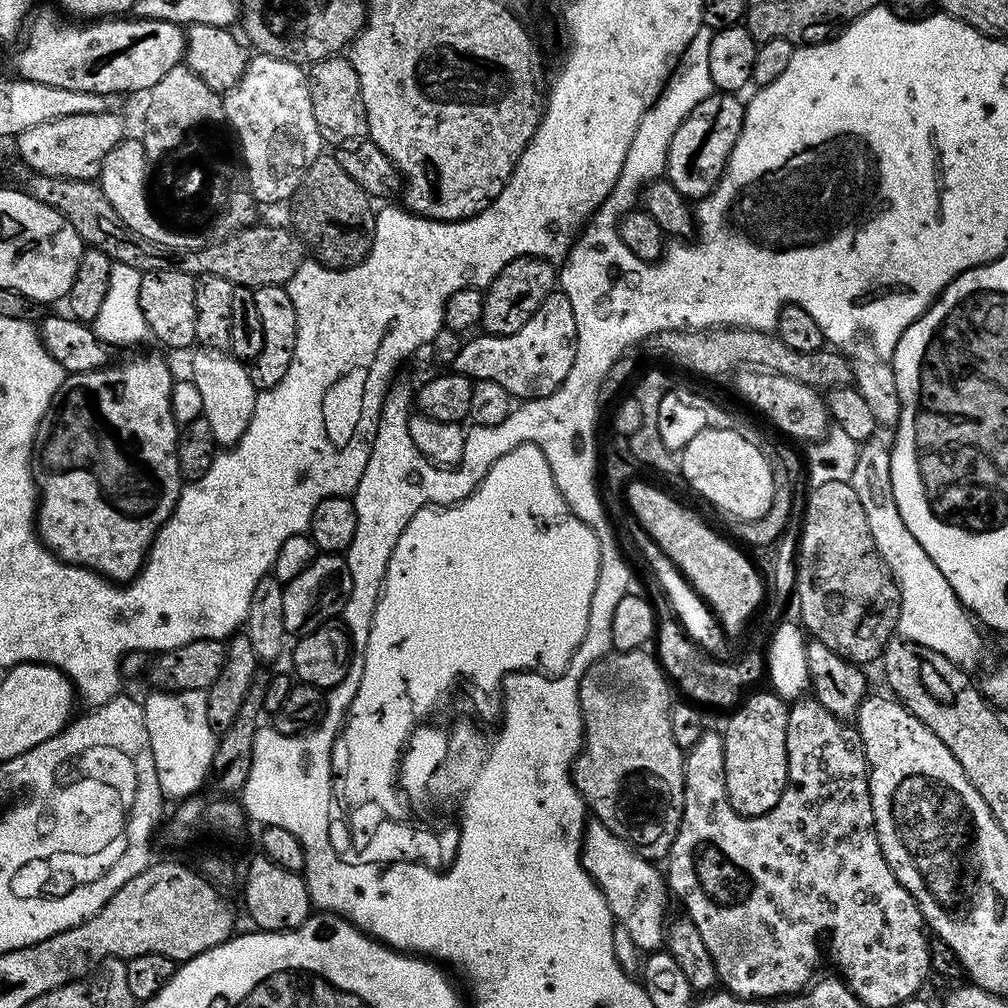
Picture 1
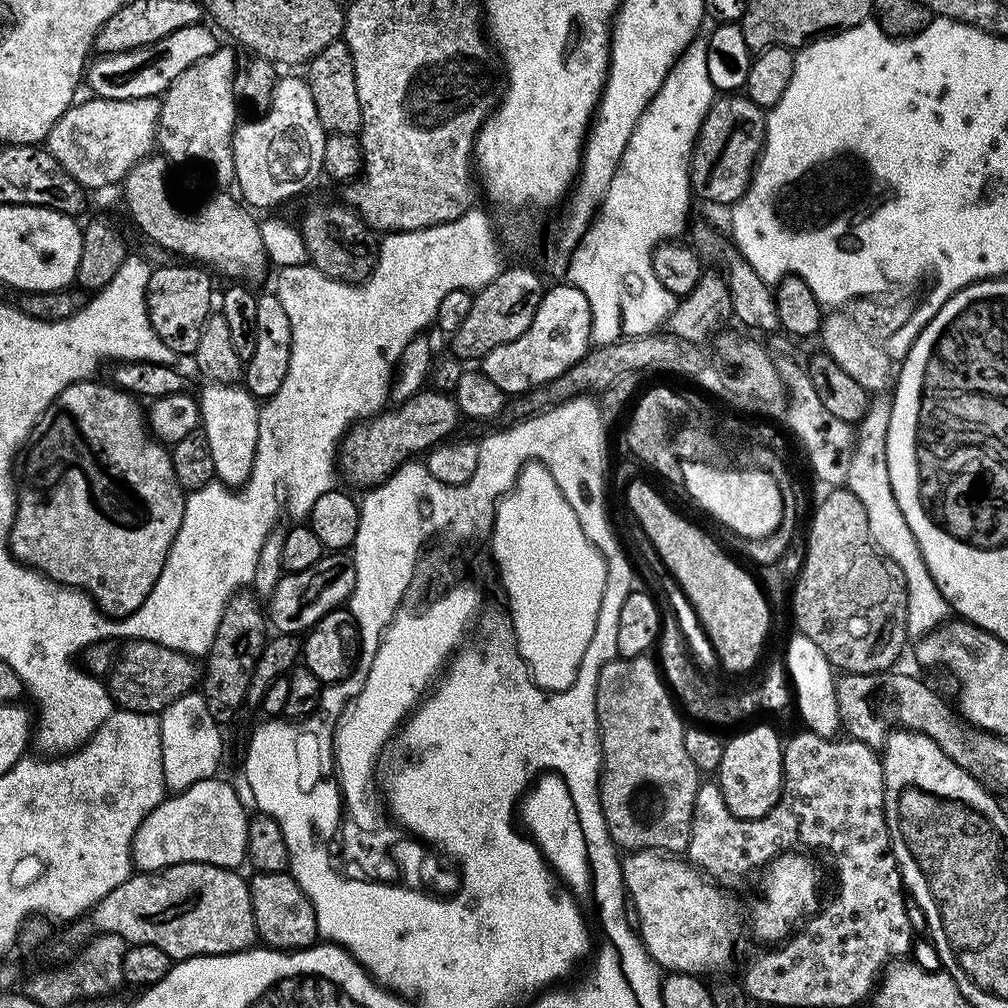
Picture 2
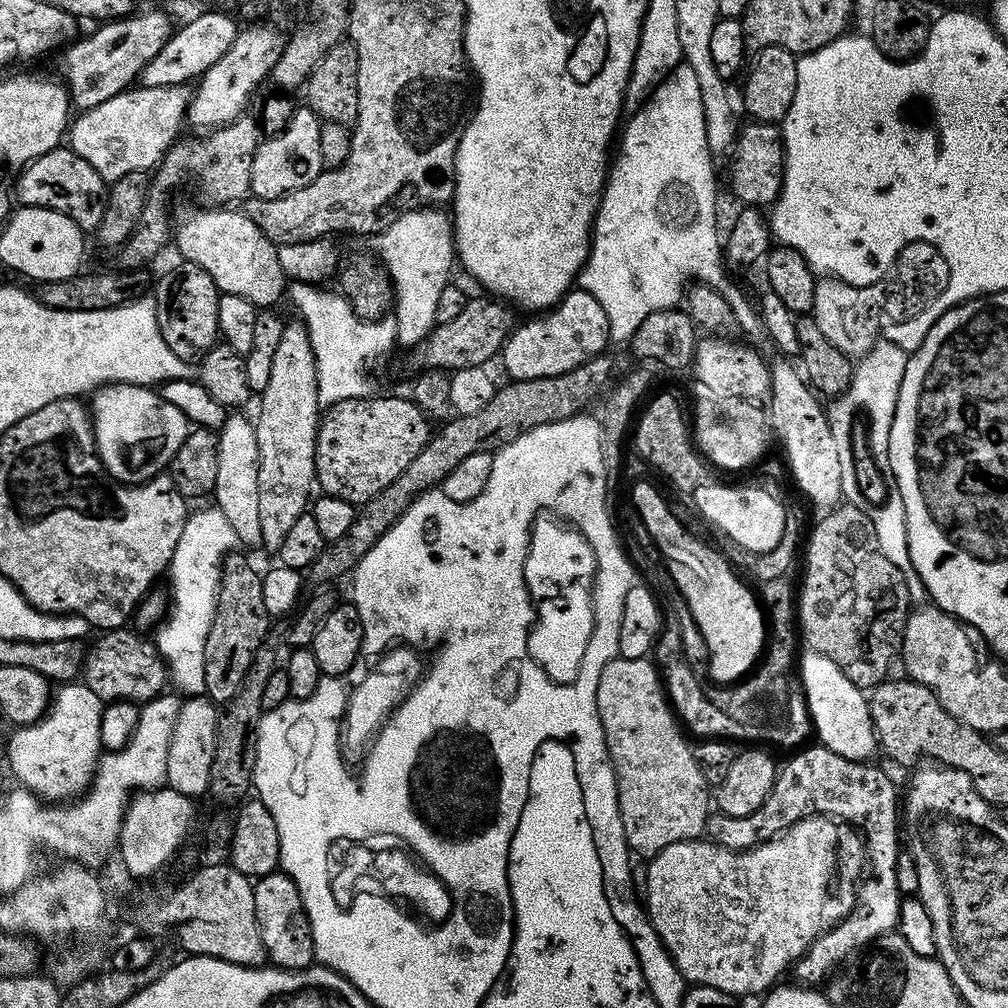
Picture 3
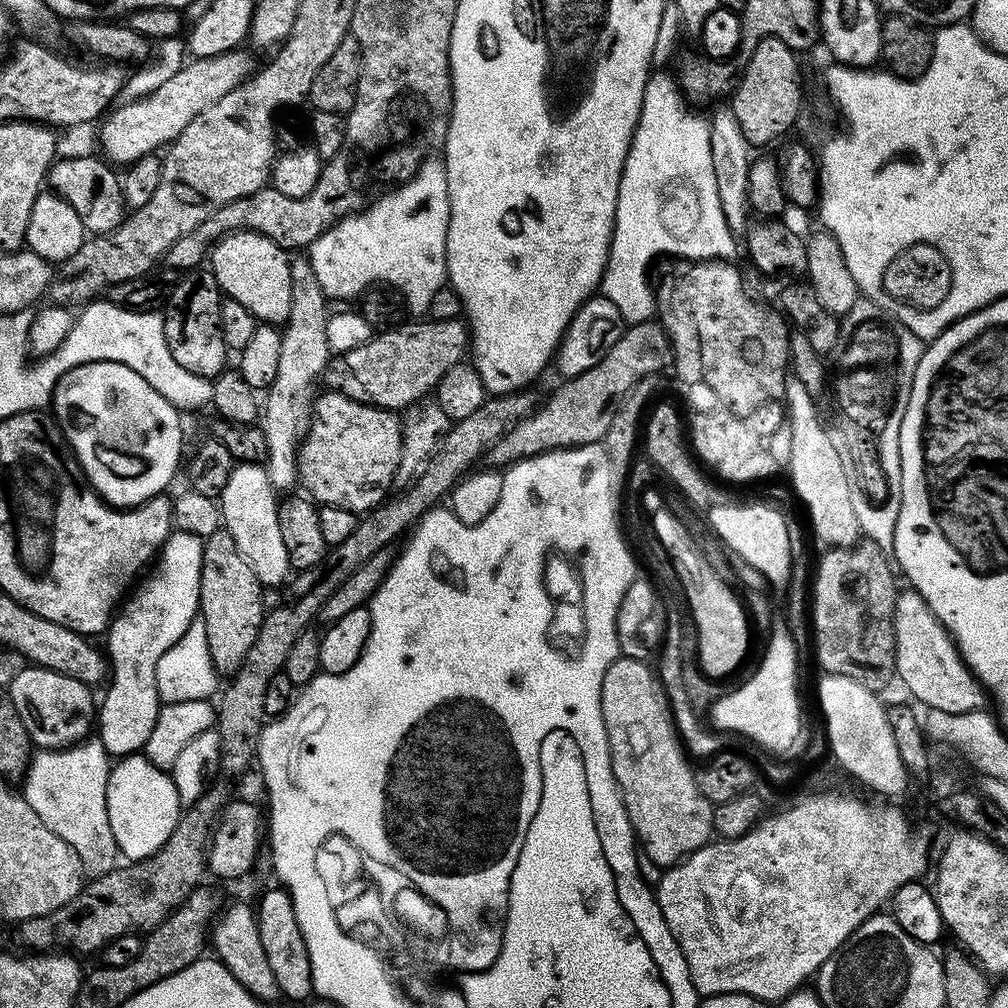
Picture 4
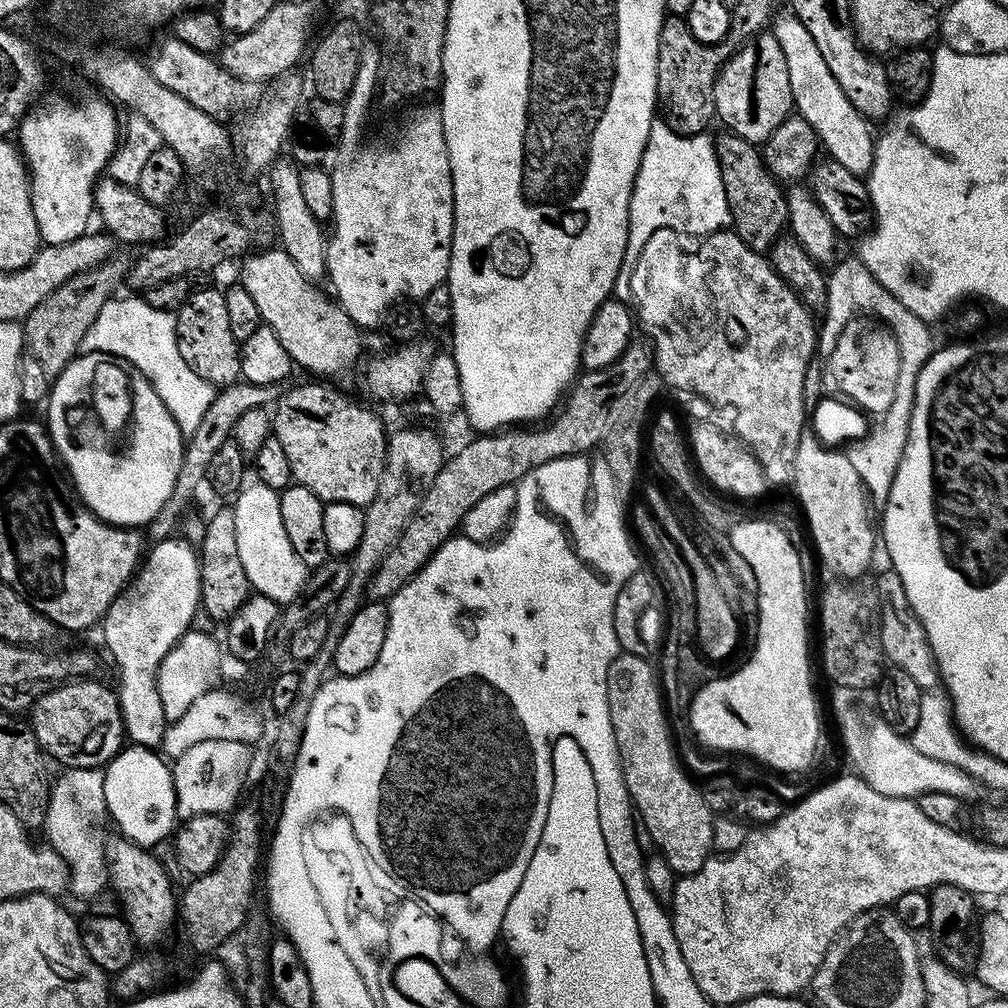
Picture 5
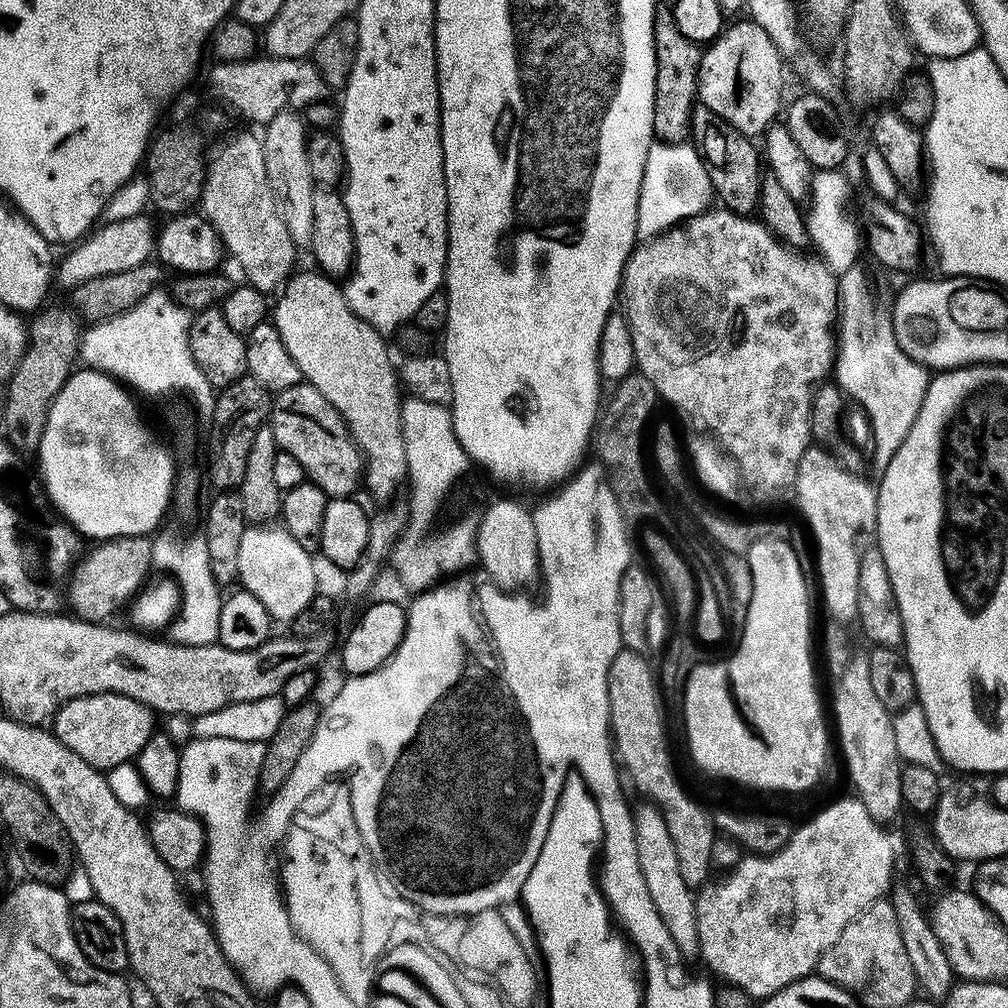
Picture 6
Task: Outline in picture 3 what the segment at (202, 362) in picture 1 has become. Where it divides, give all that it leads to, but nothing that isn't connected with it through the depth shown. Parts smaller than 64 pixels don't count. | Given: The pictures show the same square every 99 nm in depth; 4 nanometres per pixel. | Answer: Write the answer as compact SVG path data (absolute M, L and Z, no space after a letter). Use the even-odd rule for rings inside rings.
M232 414L225 419L223 428L219 429L220 453L218 454L218 478L214 493L215 507L234 526L237 541L259 545L260 528L258 514L258 470L259 452L255 438L255 427L244 414Z

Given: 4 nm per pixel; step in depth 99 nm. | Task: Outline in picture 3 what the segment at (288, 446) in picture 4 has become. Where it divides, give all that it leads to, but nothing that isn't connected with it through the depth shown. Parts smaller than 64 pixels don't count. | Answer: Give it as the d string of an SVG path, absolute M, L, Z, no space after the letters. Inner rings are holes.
M287 321L274 353L269 385L260 393L255 438L258 442L258 514L261 545L277 553L286 533L309 509L316 486L316 434L320 421L316 359L303 321Z

